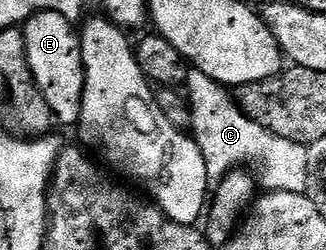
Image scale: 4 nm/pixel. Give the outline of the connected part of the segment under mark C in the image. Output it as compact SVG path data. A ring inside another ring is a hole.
M192 67L189 68L187 73L187 79L184 84L184 91L187 98L187 105L189 107L190 111L190 135L195 139L195 142L198 143L199 151L202 152L202 157L206 162L206 173L207 173L207 185L209 190L215 191L218 186L221 185L223 181L223 177L225 174L232 171L232 169L237 168L241 165L254 165L258 167L258 171L256 170L257 176L259 177L258 181L259 184L269 192L279 192L279 193L290 193L290 194L305 194L308 189L308 181L310 179L310 157L308 153L310 153L309 148L305 145L294 143L294 141L290 141L288 139L282 139L281 136L276 136L270 131L266 131L264 127L262 127L258 122L250 119L248 116L245 115L244 112L240 109L239 105L236 104L235 98L231 95L231 92L220 82L214 81L210 79L208 75L206 75L205 72L202 72L202 70Z

